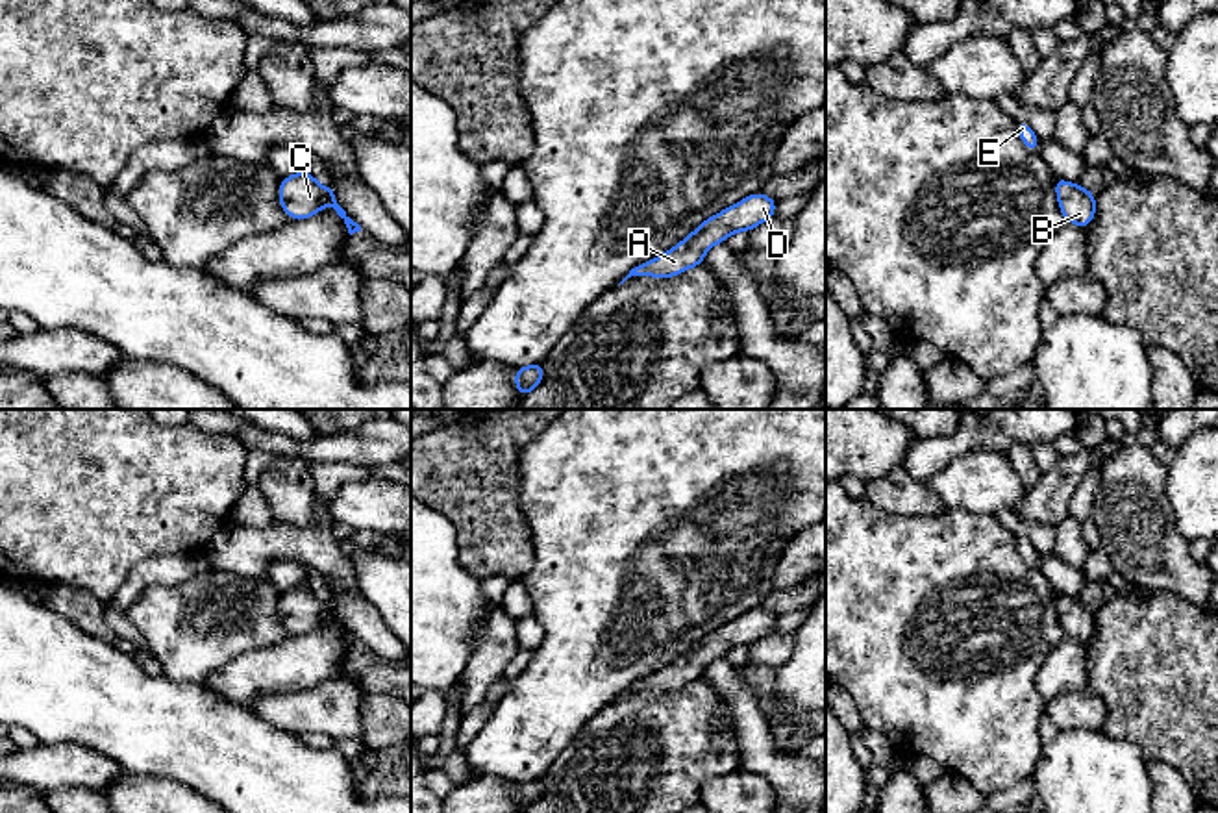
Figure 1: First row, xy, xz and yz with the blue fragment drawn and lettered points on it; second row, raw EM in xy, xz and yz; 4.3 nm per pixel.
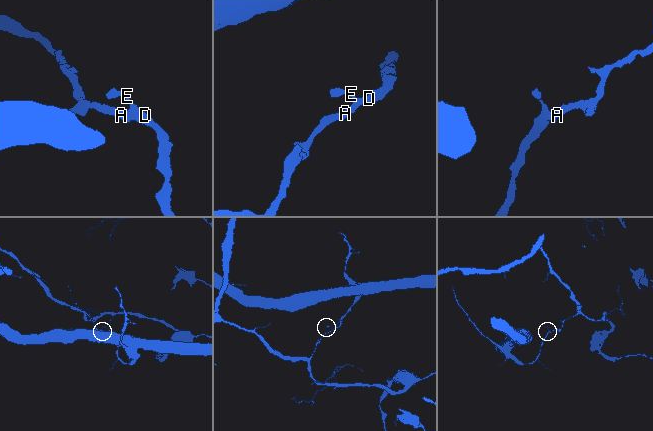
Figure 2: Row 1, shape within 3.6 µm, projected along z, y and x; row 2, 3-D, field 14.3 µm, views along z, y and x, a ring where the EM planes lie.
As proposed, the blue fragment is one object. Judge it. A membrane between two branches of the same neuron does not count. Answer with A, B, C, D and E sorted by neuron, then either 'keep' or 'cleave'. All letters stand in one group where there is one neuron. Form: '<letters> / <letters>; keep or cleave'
A B / C D E; cleave

